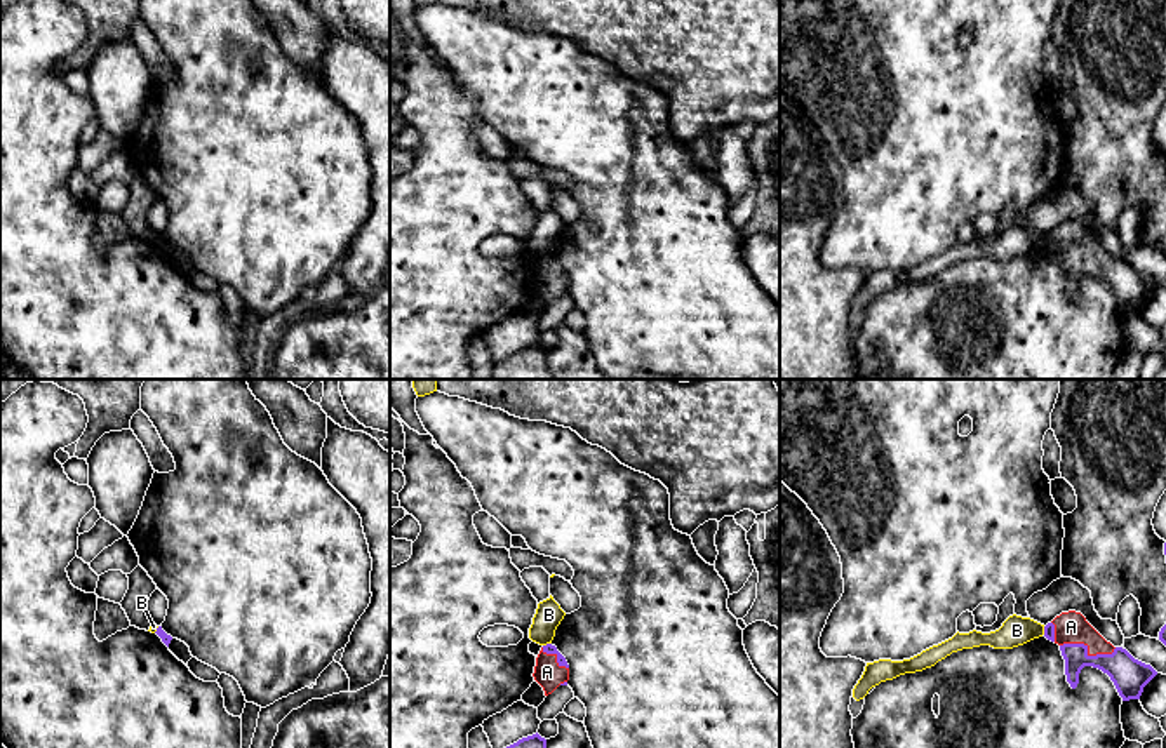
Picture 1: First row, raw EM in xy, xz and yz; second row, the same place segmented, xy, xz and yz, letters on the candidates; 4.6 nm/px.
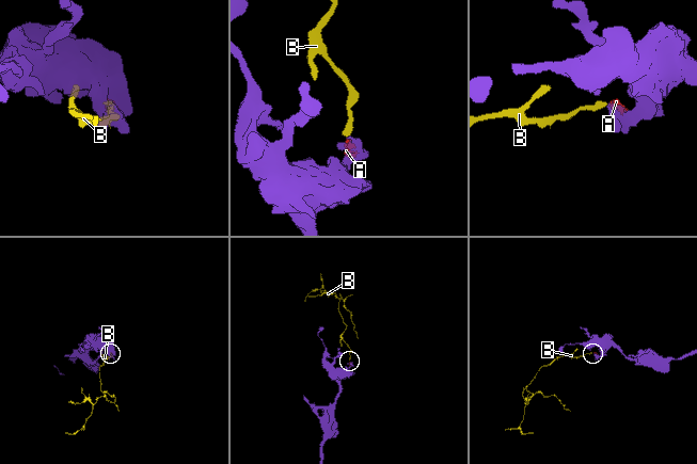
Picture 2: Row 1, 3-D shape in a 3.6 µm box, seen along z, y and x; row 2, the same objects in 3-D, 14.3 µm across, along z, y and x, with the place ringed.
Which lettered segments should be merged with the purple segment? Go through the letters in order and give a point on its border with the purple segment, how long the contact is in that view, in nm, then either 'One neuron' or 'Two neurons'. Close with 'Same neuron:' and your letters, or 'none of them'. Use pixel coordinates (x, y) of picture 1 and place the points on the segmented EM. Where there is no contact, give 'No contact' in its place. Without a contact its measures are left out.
A: Touches purple at yz (1086, 651). Shared border 260 nm. One neuron
B: Touches purple at xz (547, 644). Shared border 40 nm. Two neurons
Same neuron: A

